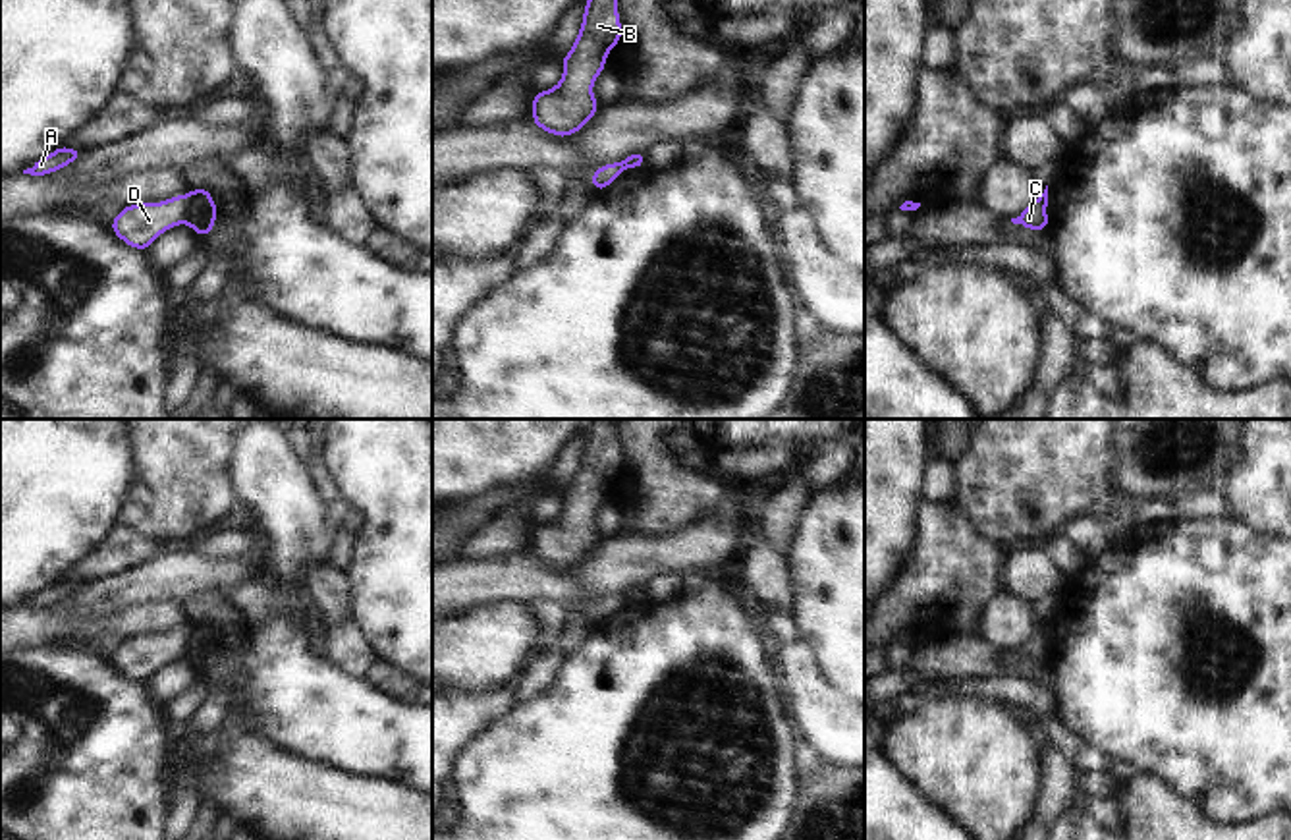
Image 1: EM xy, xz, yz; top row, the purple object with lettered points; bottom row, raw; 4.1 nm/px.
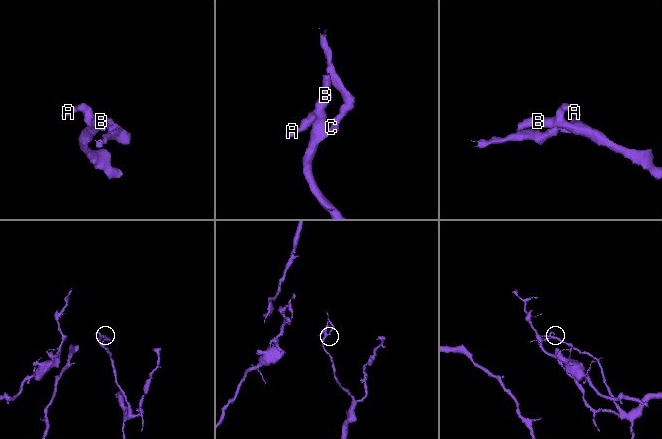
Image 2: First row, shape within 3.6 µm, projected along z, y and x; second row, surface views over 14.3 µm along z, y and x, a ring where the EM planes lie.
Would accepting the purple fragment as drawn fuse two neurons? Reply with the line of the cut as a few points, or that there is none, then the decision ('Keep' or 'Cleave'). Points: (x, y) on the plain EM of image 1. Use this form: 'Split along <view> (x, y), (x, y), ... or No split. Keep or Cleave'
Split along xy (192, 626), (182, 653). Cleave.

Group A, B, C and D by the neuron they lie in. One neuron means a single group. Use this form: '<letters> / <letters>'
A B D / C

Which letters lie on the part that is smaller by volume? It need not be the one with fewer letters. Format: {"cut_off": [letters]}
{"cut_off": ["C"]}

